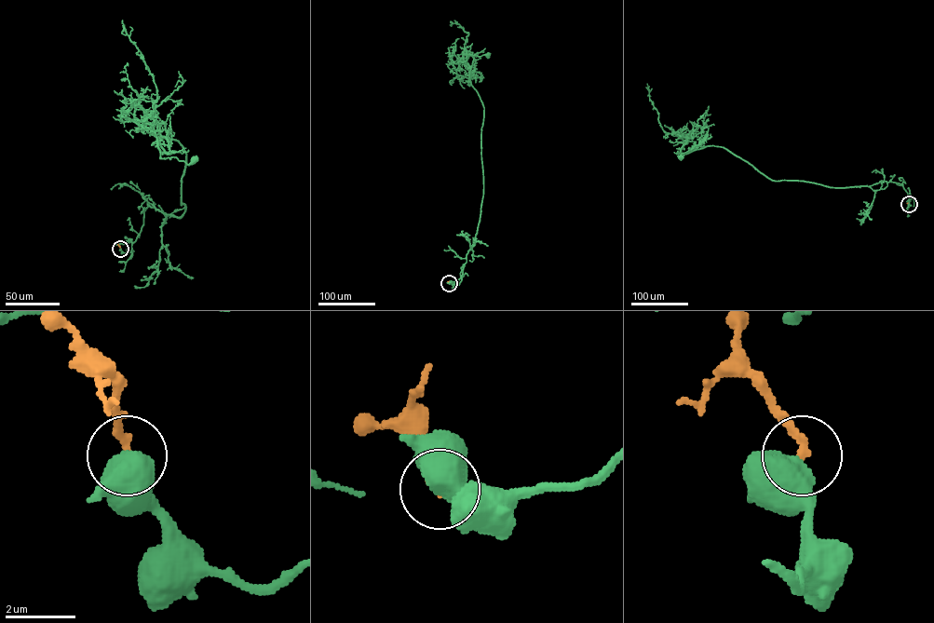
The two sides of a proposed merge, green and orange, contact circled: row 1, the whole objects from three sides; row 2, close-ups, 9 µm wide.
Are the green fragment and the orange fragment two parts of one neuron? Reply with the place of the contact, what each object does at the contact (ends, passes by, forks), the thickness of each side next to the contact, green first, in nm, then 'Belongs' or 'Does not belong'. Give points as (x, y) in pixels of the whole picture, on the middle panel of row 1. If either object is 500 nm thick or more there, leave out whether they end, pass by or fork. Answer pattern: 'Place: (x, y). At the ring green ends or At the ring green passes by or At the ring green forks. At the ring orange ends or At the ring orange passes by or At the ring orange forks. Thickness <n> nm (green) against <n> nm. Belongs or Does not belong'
Place: (449, 283). Thickness 900 nm (green) against 200 nm. Does not belong

